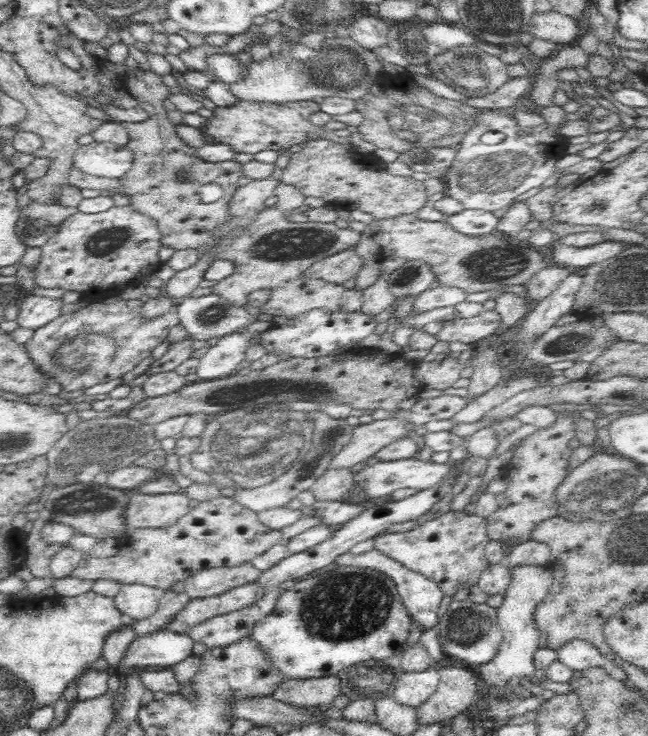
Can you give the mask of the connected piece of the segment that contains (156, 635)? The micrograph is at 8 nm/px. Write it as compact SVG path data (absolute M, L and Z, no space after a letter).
M166 628L137 636L117 664L117 670L123 674L134 666L174 666L193 654L194 643L189 634L178 634Z

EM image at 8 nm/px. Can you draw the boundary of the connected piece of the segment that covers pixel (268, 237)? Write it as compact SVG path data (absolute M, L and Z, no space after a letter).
M279 182L274 188L274 194L278 196L278 201L269 207L264 207L261 213L256 215L248 228L242 228L238 232L232 233L234 240L224 241L217 245L214 249L220 250L215 253L218 260L228 260L234 265L232 276L228 276L226 280L218 282L212 286L212 293L218 294L221 298L228 300L234 307L242 309L250 309L248 296L255 291L274 288L280 286L282 282L290 282L294 280L298 274L306 272L312 264L316 264L320 260L324 260L333 254L348 250L348 248L356 247L363 234L355 232L352 229L342 229L334 224L324 224L323 222L312 222L301 218L288 219L284 212L300 209L303 206L305 196L295 187Z

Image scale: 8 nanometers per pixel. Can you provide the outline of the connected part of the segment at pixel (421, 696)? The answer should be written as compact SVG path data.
M433 666L420 672L403 672L390 690L395 701L416 709L426 702L439 683L439 670Z

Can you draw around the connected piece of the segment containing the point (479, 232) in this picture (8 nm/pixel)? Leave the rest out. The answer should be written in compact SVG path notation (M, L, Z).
M462 209L447 218L447 223L460 235L486 236L495 232L499 219L492 212L480 209Z

